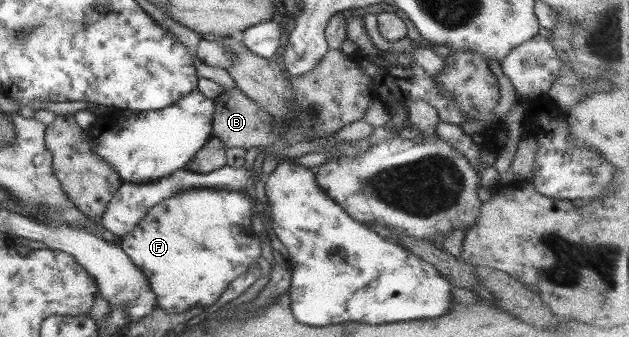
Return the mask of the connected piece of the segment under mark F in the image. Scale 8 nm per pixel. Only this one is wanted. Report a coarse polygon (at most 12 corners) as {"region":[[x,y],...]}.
{"region":[[187,189],[118,246],[174,315],[261,257],[243,192]]}

